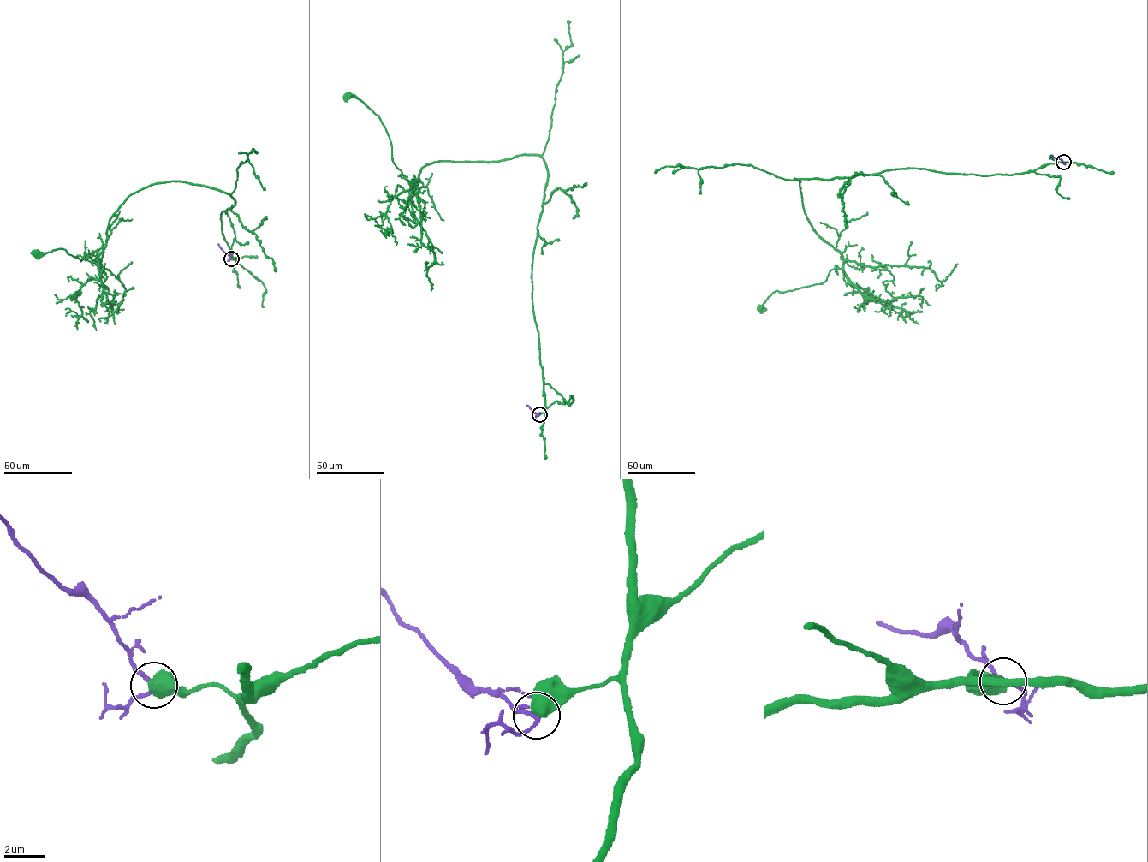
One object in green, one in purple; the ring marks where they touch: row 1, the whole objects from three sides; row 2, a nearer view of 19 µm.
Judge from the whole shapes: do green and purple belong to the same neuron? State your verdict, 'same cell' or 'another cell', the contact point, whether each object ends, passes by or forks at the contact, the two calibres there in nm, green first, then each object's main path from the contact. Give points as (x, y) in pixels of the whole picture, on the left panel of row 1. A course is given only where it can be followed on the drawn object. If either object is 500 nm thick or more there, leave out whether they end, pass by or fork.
another cell; at (231, 258); 650 nm thick on the green side, 170 nm on the other; green runs (231, 258), (221, 216), (234, 199), (175, 181), (127, 198), (98, 257), (80, 260), (59, 248), (36, 254); purple runs (231, 258), (217, 244)

